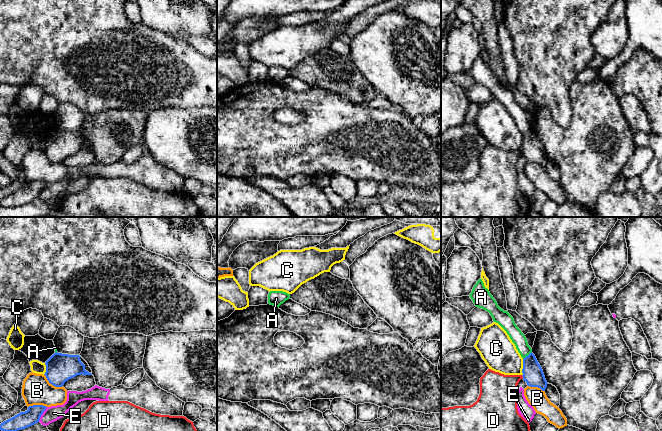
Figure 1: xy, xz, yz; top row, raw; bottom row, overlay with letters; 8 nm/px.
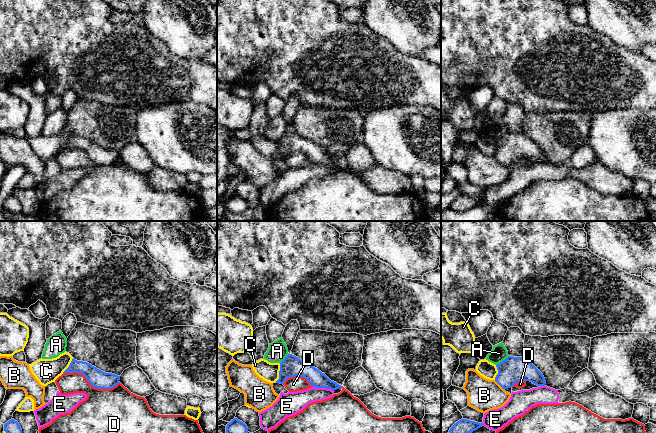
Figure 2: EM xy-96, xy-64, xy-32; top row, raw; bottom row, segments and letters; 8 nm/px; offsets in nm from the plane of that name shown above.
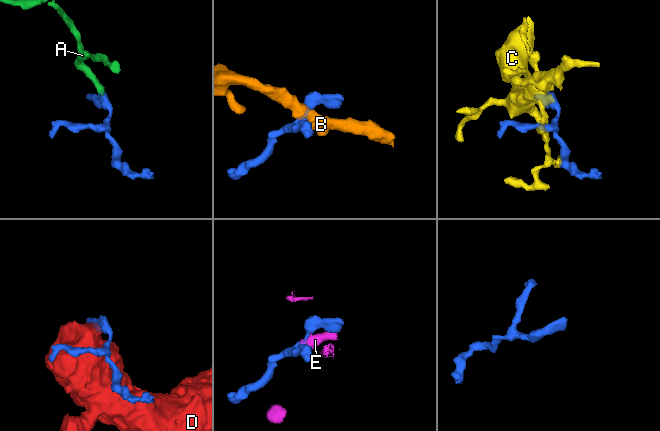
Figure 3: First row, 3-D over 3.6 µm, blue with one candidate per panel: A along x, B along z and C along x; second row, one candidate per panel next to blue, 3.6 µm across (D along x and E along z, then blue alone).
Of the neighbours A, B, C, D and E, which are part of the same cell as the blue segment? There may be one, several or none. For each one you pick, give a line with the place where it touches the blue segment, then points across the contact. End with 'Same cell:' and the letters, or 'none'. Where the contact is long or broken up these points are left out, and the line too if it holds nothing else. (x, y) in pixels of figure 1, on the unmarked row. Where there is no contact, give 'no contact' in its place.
Same cell: none

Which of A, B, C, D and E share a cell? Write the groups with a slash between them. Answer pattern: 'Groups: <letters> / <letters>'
Groups: A / B / C / D / E

